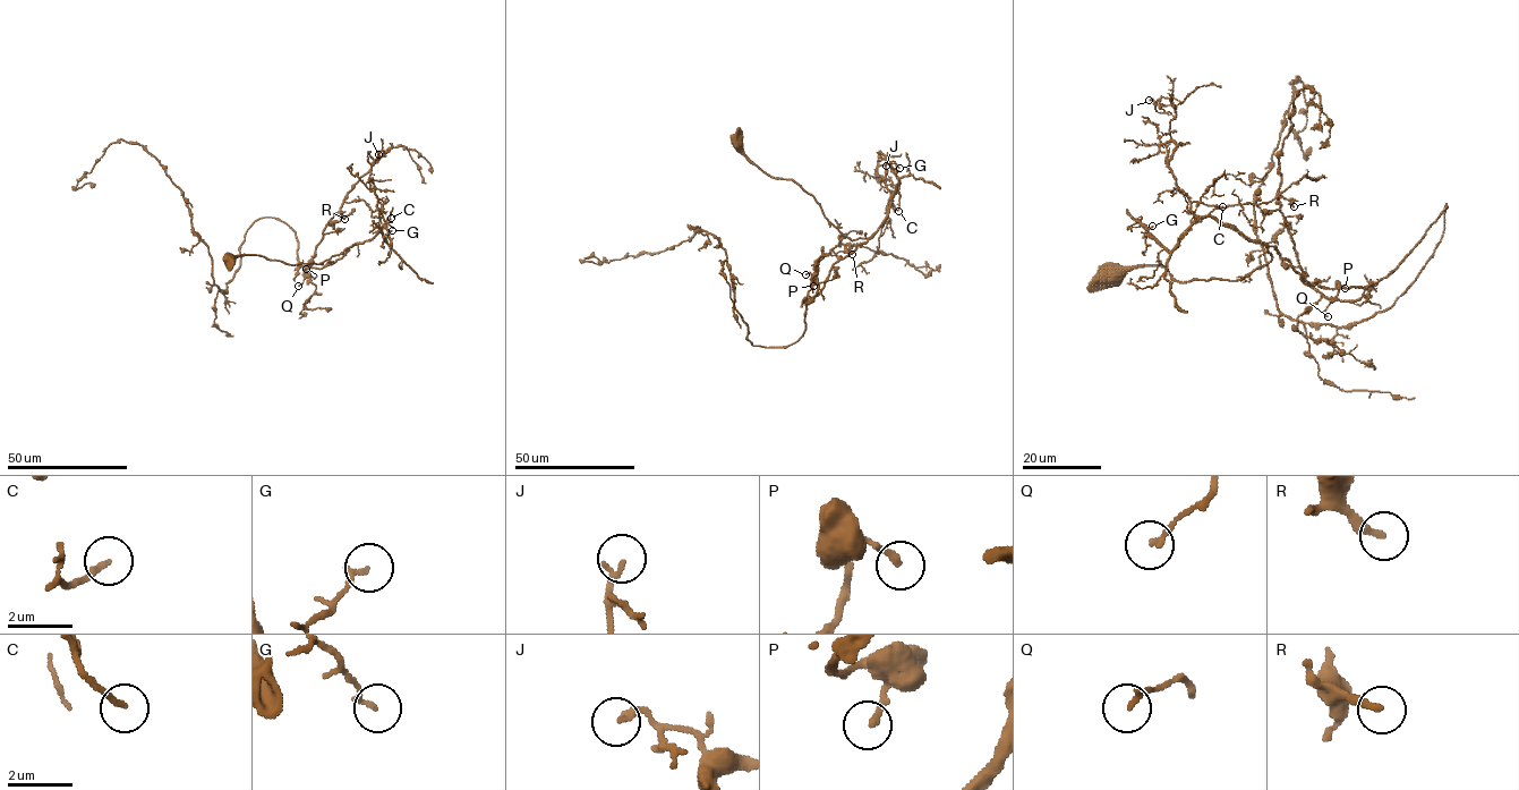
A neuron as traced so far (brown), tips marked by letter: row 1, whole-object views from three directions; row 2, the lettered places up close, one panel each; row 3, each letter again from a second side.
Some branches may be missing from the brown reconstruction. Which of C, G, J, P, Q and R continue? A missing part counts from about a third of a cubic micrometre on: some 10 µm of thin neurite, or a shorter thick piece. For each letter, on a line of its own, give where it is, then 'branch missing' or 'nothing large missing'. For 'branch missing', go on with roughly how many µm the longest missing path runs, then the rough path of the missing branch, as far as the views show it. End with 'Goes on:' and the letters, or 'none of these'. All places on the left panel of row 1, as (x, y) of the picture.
C: (391, 218) | nothing large missing
G: (392, 230) | nothing large missing
J: (378, 154) | nothing large missing
P: (306, 269) | nothing large missing
Q: (298, 286) | nothing large missing
R: (344, 219) | branch missing | 4 µm
Goes on: R

